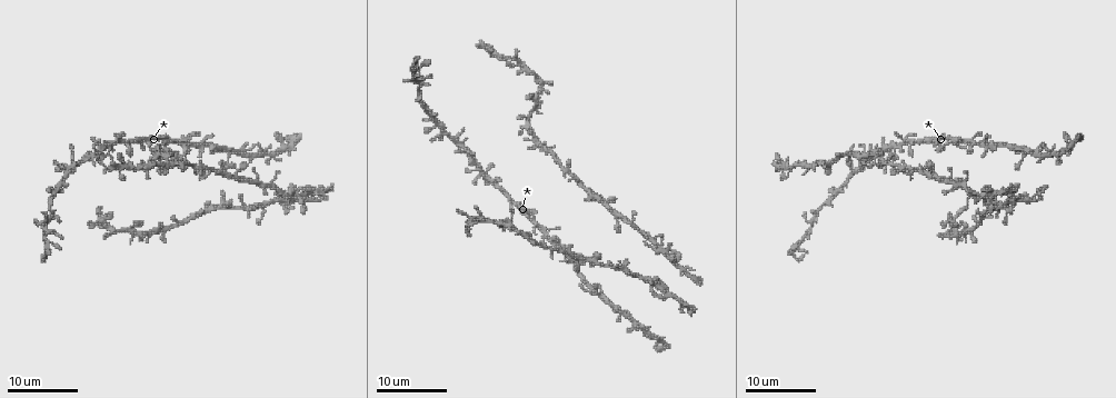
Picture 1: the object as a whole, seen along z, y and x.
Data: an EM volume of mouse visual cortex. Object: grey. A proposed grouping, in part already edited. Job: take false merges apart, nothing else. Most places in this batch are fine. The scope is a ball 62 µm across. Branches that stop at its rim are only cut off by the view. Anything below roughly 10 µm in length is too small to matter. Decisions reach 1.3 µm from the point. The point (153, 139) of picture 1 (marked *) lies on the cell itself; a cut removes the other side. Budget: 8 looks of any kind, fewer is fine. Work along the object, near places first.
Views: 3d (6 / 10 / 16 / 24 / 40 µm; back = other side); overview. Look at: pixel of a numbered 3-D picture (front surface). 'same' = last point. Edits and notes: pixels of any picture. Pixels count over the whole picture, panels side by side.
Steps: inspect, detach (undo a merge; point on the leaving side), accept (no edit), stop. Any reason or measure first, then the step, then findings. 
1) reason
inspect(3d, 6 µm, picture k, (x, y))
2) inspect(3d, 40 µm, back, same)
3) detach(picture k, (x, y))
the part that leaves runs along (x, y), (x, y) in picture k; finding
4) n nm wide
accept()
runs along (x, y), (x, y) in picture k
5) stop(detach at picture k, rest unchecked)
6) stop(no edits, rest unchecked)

four arms meet
inspect(3d, 16 µm, picture 1, (538, 142))

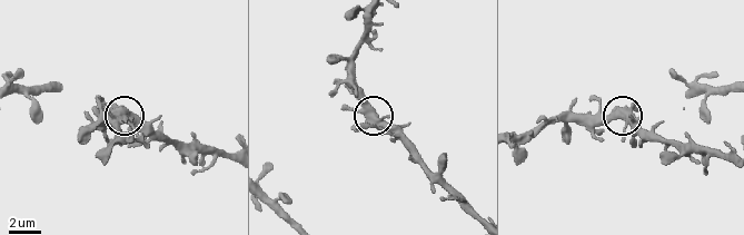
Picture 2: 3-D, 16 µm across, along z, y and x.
inspect(3d, 6 µm, picture 2, (376, 116))

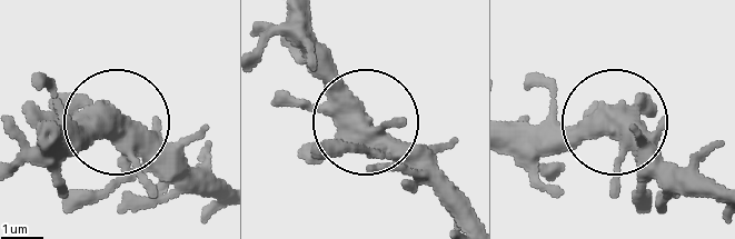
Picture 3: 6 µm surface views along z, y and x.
accept()
all the same cell

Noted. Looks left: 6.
four-way junction
inspect(3d, 16 µm, picture 1, (1024, 151))

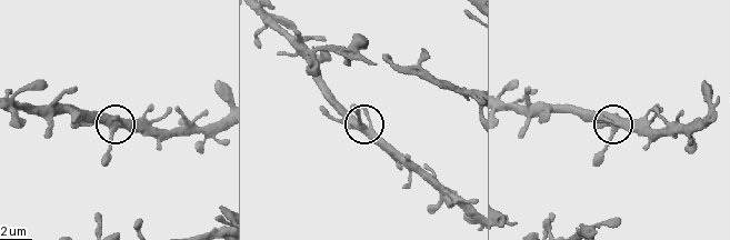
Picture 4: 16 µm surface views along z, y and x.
inspect(3d, 10 µm, picture 4, (361, 125))

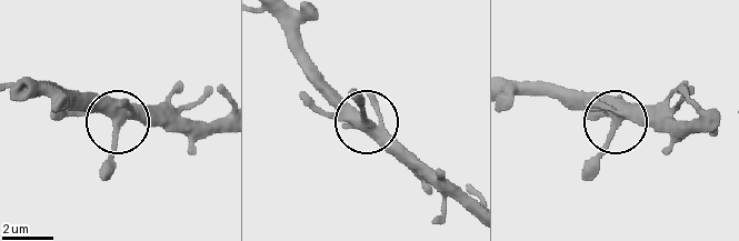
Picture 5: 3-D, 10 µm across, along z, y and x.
4 arms
accept()
runs along (280, 20), (292, 46), (418, 171) in picture 5; one cell here

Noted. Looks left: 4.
four arms meet
inspect(3d, 16 µm, picture 1, (223, 208))

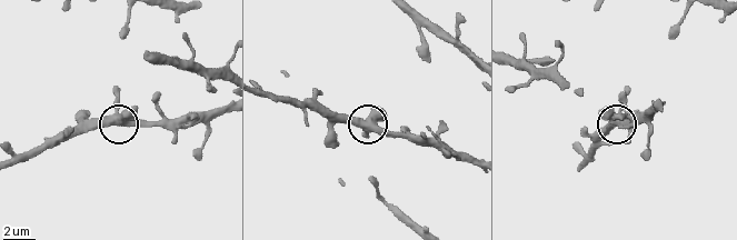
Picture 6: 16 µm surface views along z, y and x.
closer look
inspect(3d, 10 µm, picture 6, (117, 124))

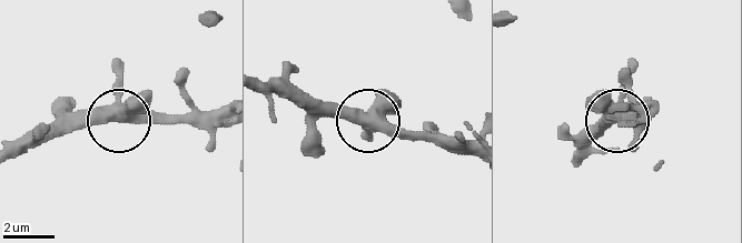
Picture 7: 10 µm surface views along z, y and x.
4 arms
accept()
all the same cell

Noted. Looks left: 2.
four or more arms meet
inspect(3d, 24 µm, picture 1, (484, 172))

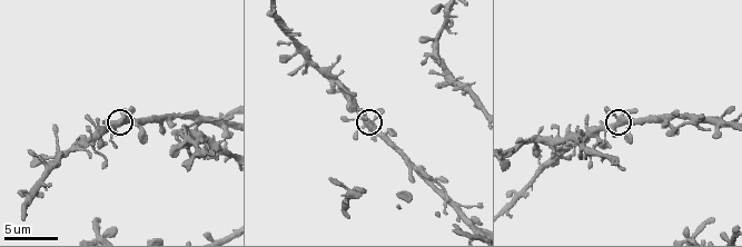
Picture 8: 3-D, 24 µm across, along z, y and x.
inspect(3d, 6 µm, picture 8, (123, 117))

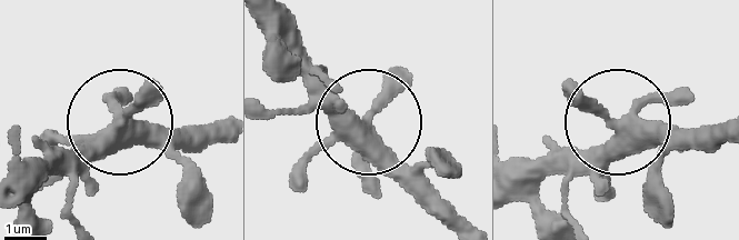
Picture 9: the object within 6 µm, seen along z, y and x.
side arm 30 µm
accept()
runs along (721, 123), (678, 133), (618, 127), (533, 193) in picture 9; continuous, no second cell

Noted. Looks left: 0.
stop(no edits, rest unchecked)

